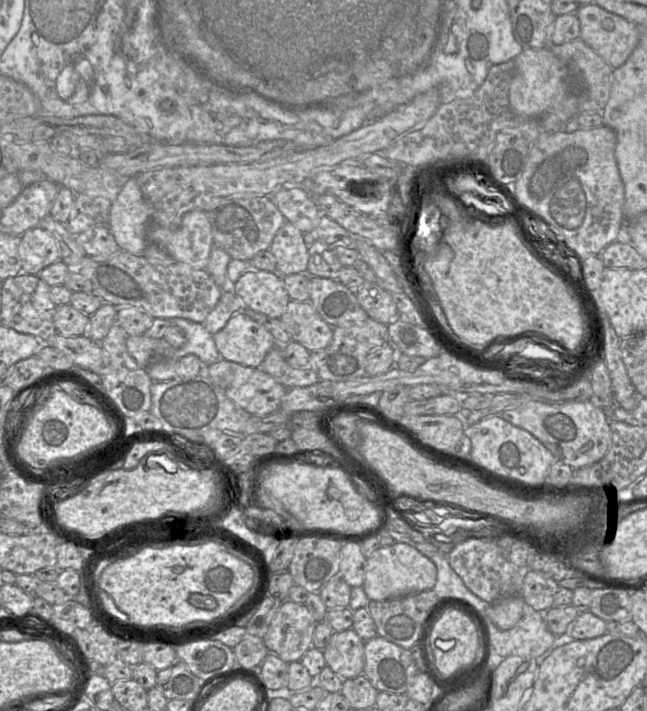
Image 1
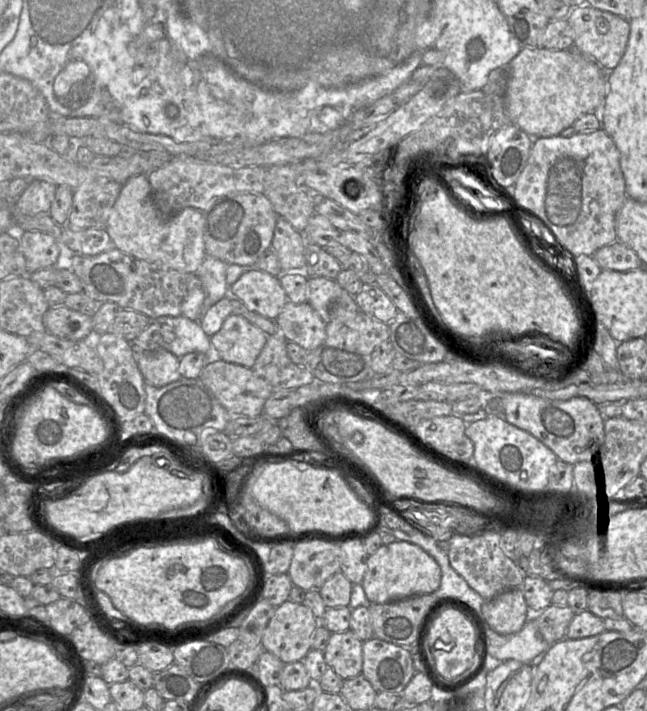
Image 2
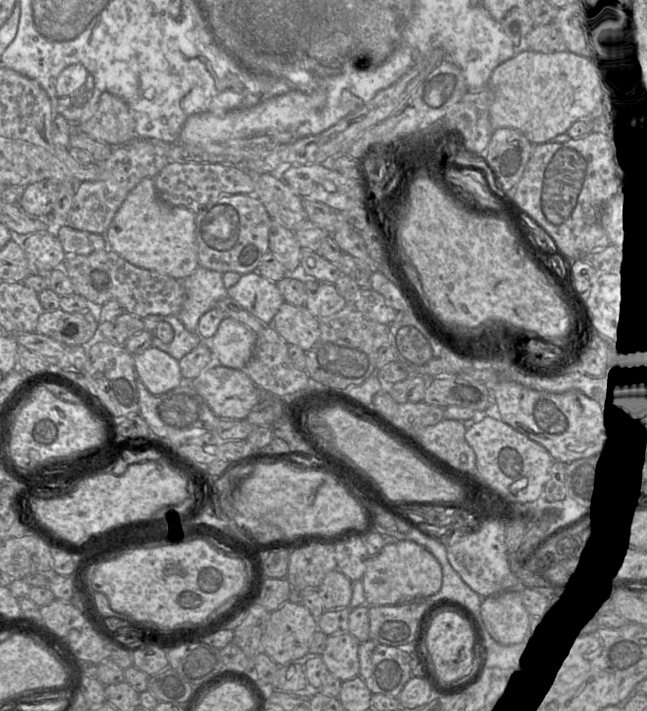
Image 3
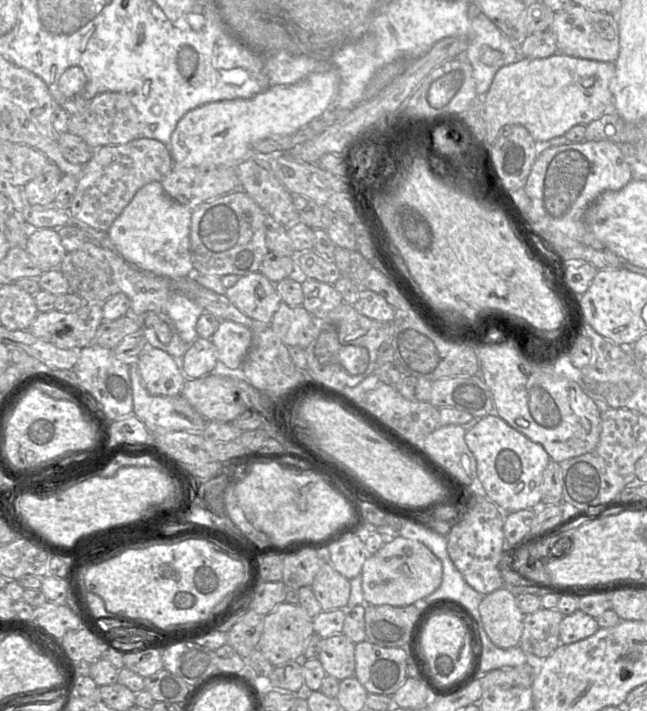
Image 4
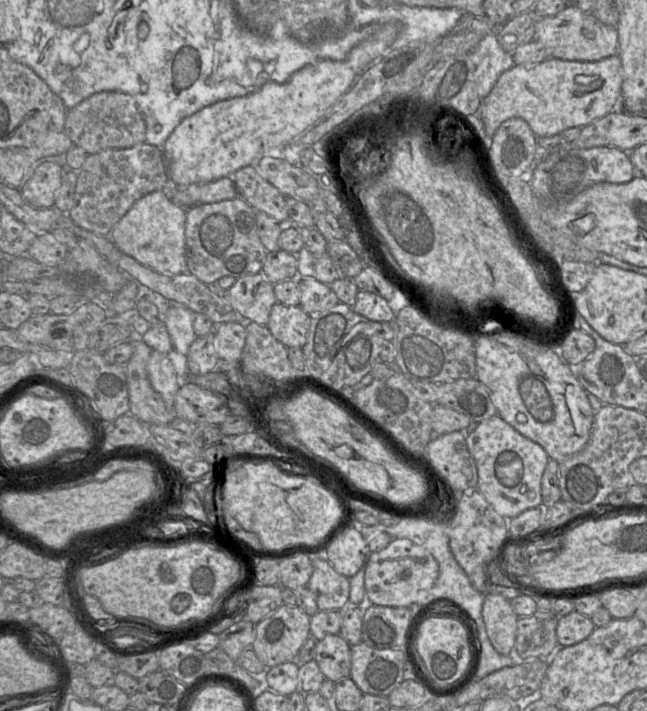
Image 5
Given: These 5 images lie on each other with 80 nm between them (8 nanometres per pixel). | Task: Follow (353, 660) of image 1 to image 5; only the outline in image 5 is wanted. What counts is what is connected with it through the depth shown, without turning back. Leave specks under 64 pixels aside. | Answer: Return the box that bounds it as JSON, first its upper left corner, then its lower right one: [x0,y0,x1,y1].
[315,634,351,682]

